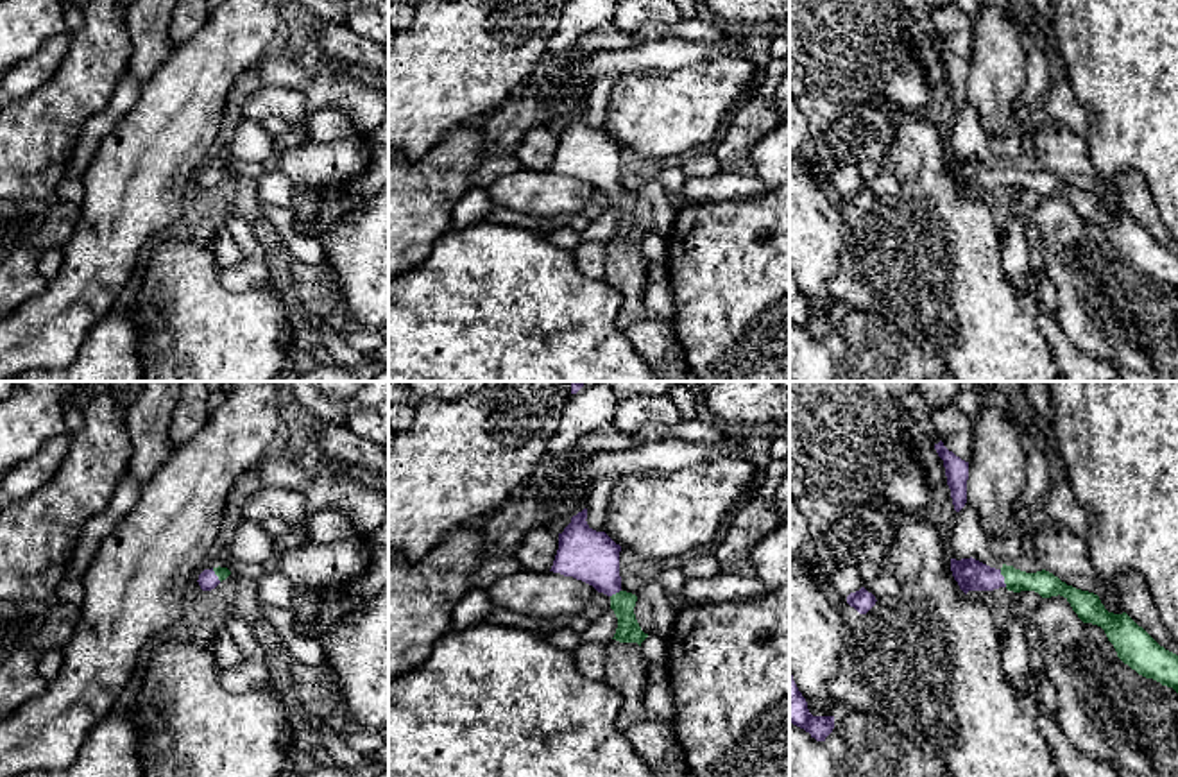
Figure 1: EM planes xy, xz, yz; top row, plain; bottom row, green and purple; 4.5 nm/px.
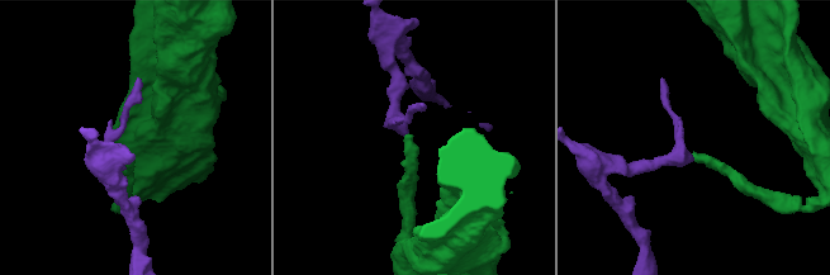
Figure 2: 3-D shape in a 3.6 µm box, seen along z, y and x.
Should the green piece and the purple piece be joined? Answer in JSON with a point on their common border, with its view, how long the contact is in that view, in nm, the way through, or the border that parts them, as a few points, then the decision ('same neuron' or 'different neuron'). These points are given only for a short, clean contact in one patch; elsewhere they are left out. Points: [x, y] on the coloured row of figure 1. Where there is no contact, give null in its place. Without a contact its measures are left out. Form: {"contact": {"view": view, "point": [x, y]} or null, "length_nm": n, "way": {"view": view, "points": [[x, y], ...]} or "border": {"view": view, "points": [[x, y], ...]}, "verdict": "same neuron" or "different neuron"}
{"contact": {"view": "yz", "point": [1005, 579]}, "length_nm": 90, "way": {"view": "yz", "points": [[1046, 584], [1005, 579], [971, 575]]}, "verdict": "same neuron"}

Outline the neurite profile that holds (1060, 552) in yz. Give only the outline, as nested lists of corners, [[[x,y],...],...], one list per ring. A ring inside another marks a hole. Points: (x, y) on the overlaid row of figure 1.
[[[1046,519],[1031,532],[1035,557],[1042,568],[1067,585],[1101,596],[1105,582],[1097,575],[1087,541],[1072,534],[1067,525]]]

